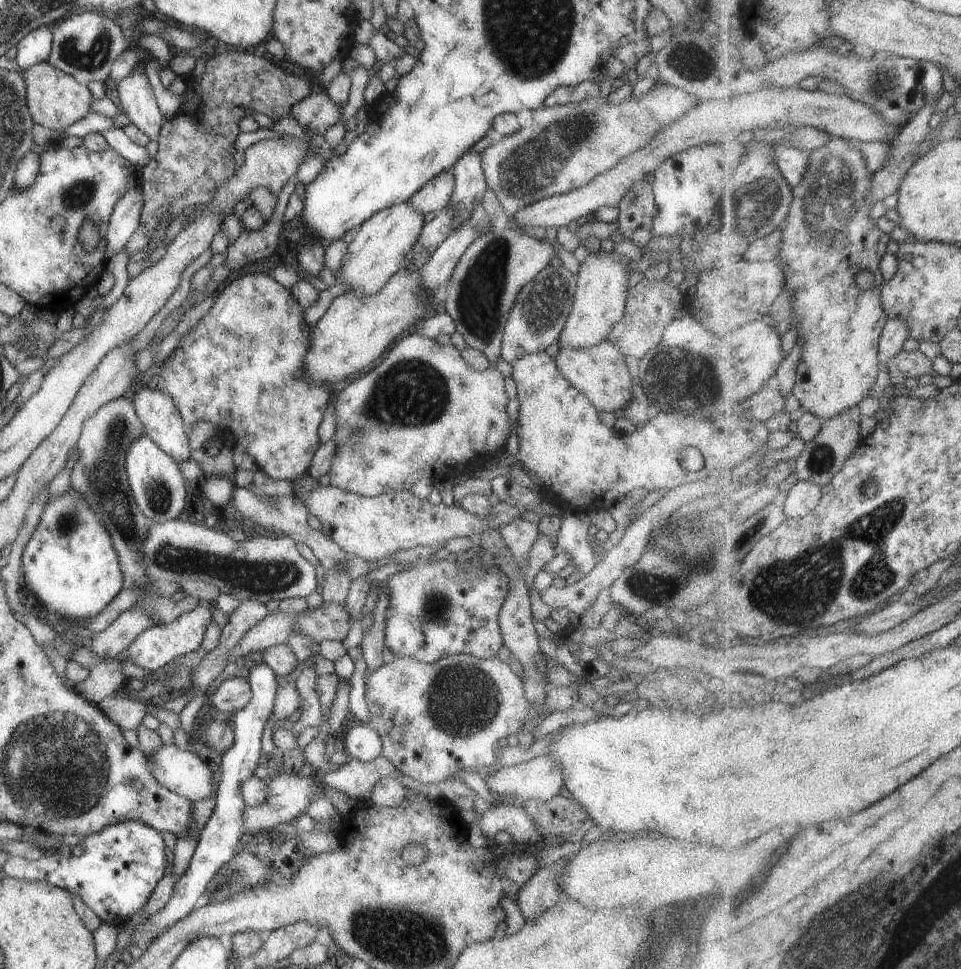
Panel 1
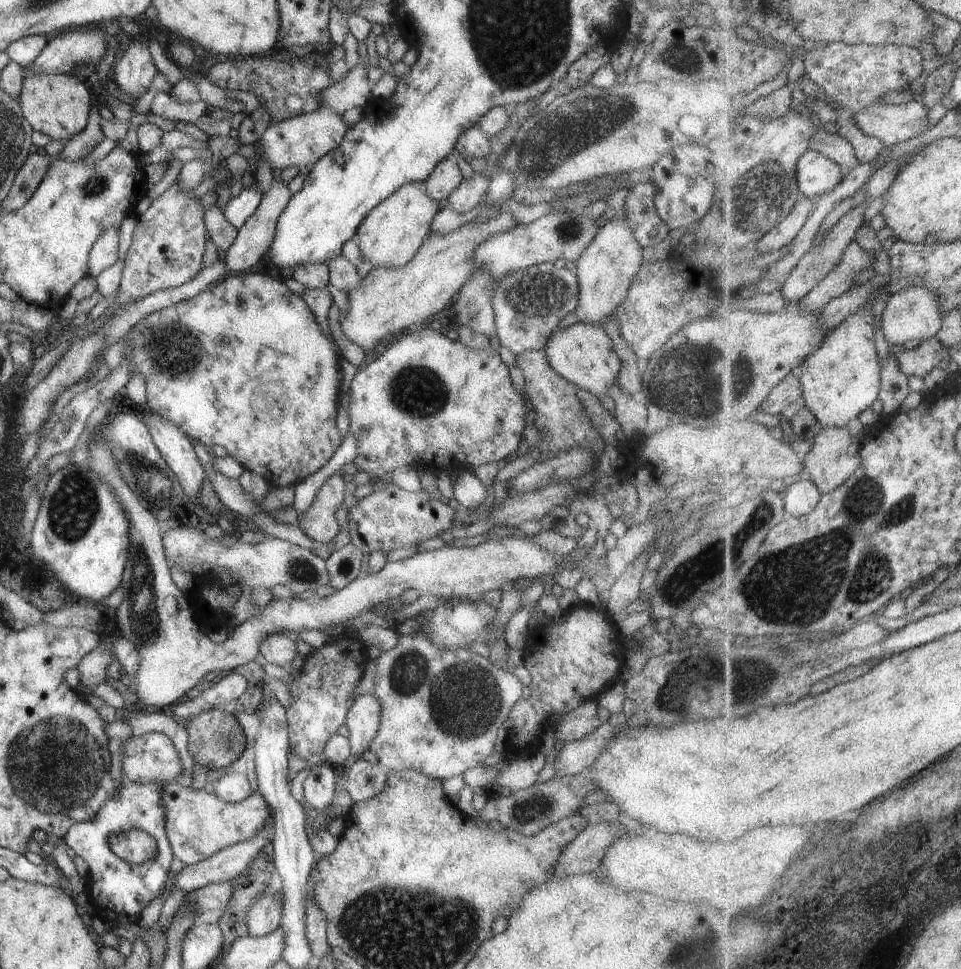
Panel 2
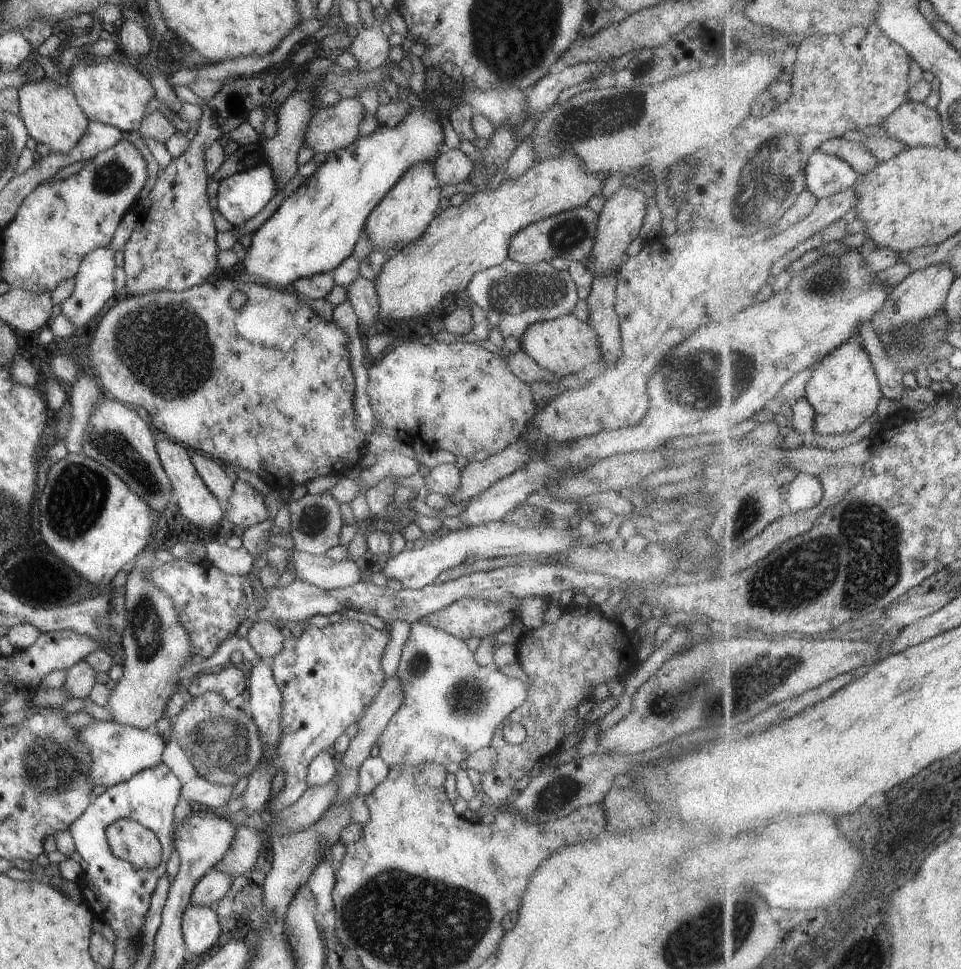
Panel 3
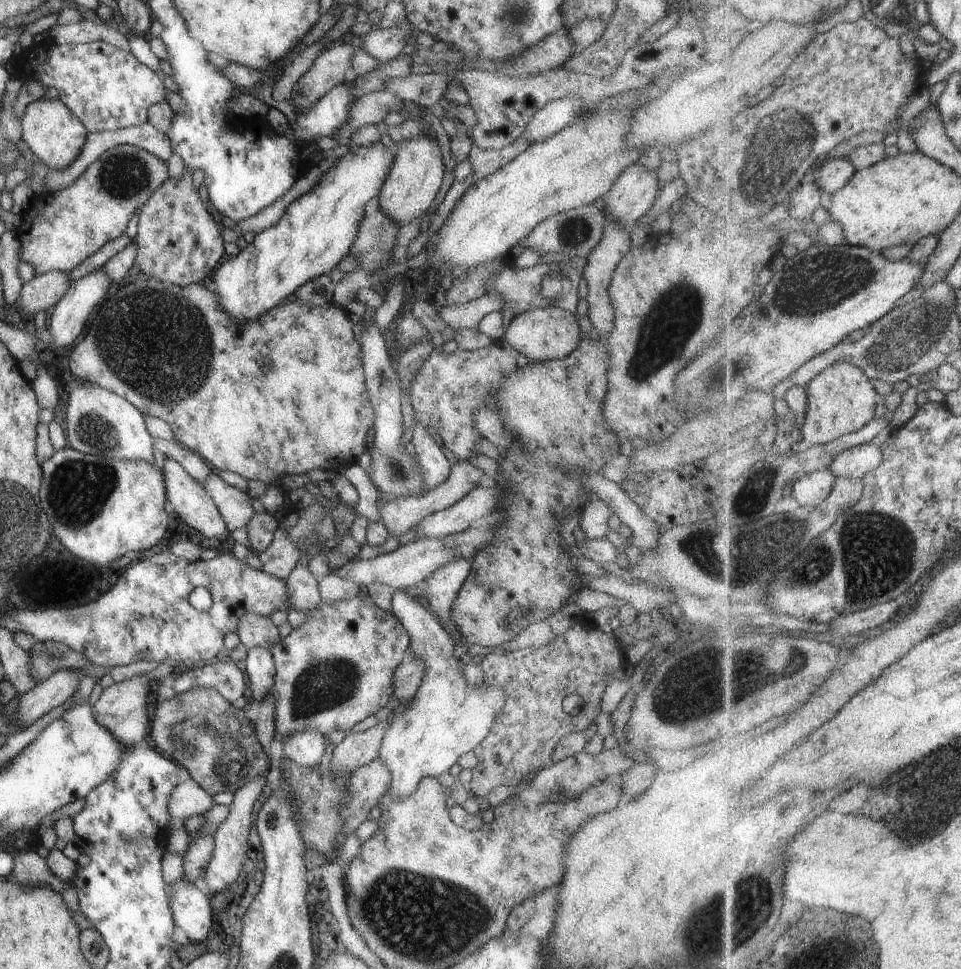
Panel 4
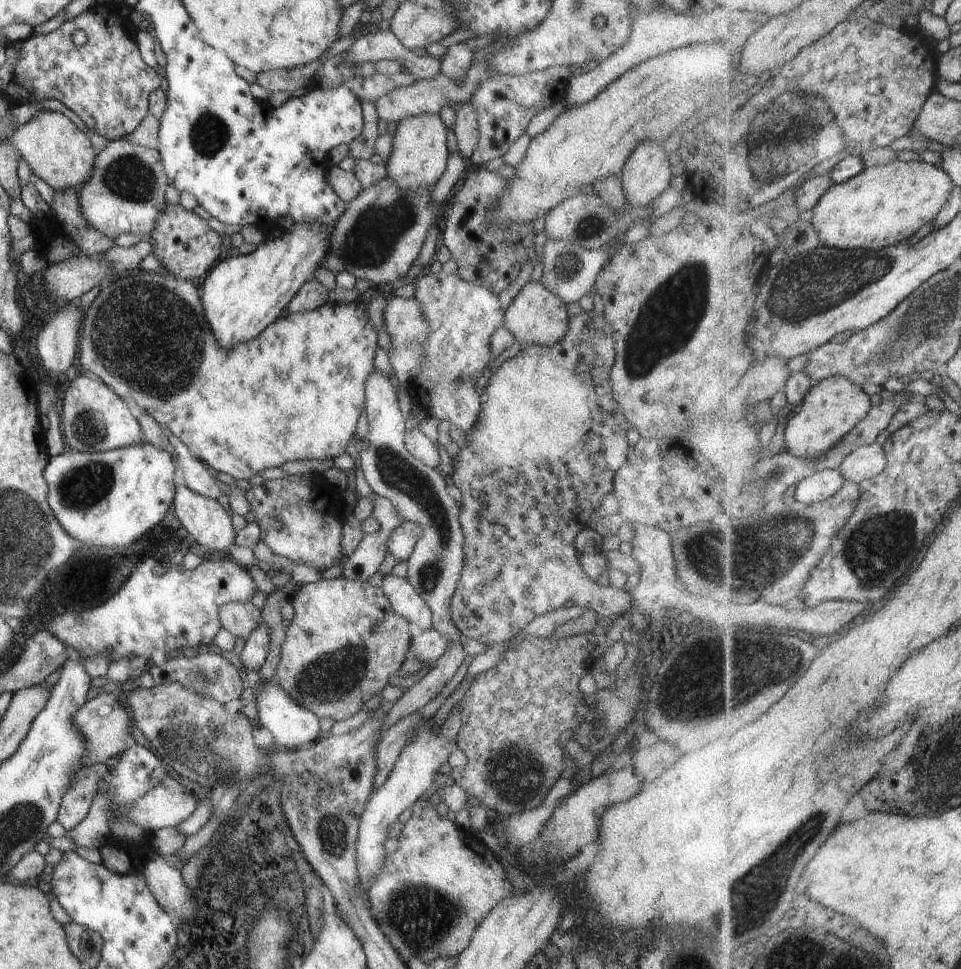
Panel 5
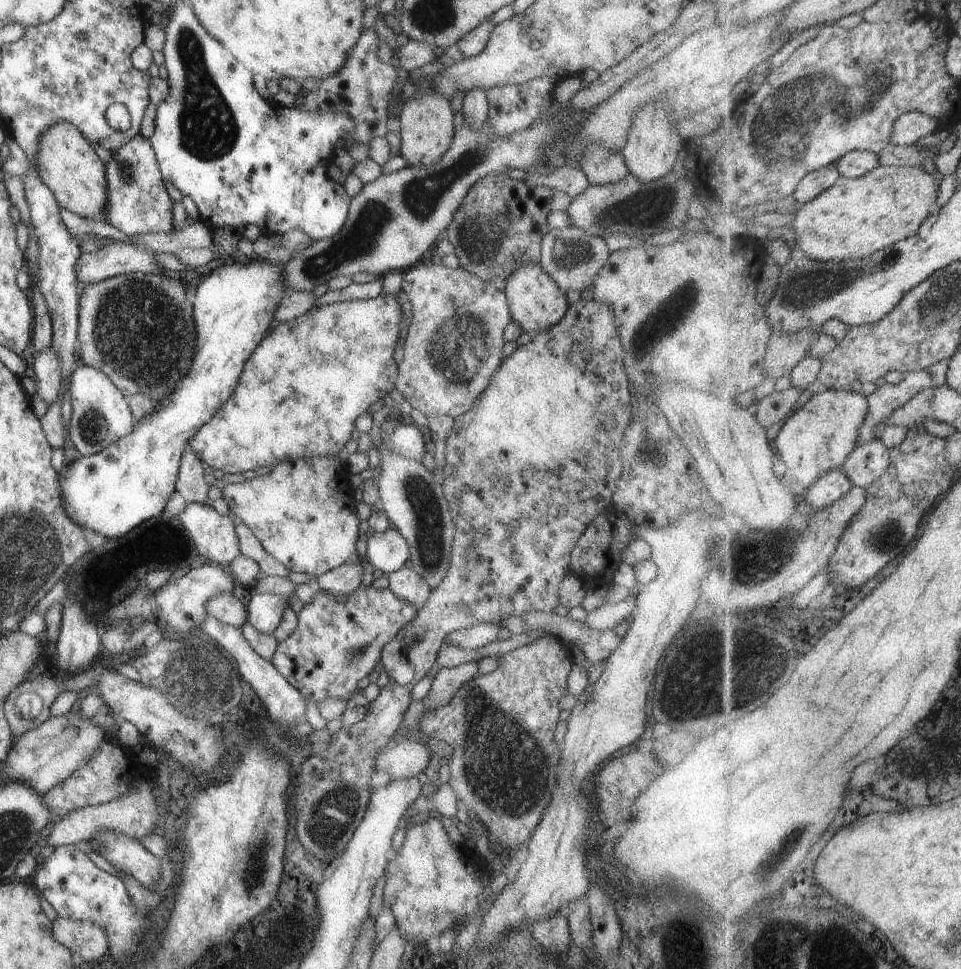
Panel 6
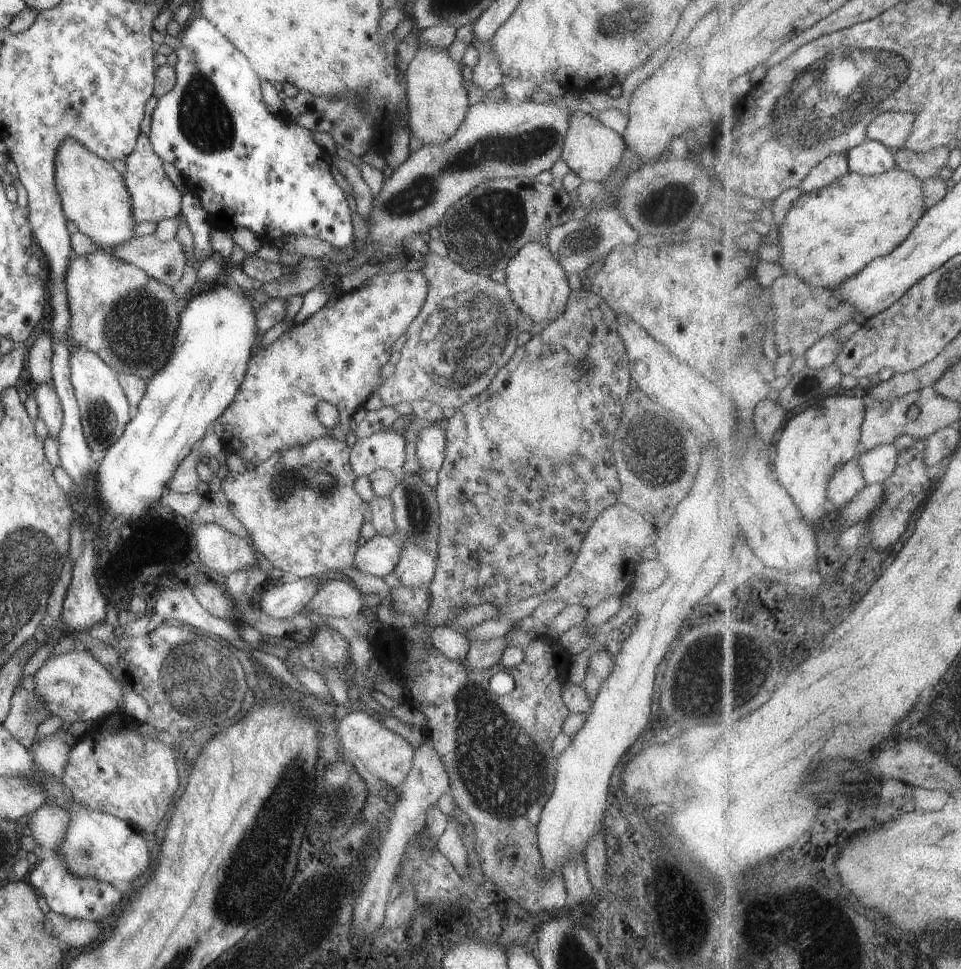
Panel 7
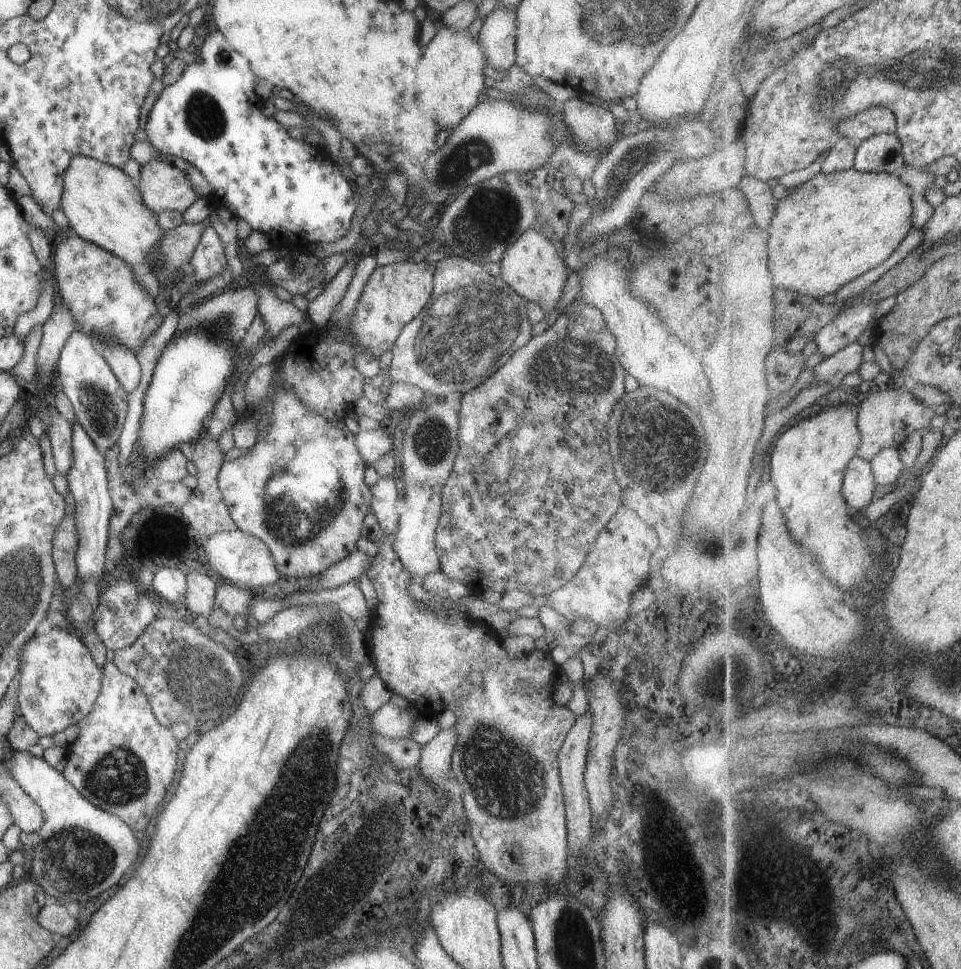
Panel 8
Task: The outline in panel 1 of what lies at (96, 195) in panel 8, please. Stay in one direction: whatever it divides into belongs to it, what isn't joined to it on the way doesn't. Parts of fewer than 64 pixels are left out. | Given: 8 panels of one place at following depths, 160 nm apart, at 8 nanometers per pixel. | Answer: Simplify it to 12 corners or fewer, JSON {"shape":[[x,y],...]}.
{"shape":[[47,61],[24,69],[34,123],[64,129],[88,113],[87,85]]}

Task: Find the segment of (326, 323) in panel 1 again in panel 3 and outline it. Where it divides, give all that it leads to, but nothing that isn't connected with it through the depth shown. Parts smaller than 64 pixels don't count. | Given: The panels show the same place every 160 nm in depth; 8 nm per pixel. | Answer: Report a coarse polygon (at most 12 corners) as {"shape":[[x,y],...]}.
{"shape":[[543,159],[430,220],[374,282],[378,320],[427,314],[527,223],[605,173]]}

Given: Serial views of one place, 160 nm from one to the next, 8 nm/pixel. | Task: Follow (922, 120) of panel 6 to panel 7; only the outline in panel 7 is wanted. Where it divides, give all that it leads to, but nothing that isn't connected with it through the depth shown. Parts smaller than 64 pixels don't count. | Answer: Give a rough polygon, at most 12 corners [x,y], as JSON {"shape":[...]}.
{"shape":[[885,112],[869,126],[869,138],[904,149],[913,132],[913,113]]}

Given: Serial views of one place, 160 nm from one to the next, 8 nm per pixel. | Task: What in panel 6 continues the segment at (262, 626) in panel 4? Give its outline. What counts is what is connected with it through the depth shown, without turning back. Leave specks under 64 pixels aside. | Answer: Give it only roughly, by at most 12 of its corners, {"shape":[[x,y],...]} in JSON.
{"shape":[[232,592],[212,596],[207,615],[233,628],[246,622],[245,606]]}

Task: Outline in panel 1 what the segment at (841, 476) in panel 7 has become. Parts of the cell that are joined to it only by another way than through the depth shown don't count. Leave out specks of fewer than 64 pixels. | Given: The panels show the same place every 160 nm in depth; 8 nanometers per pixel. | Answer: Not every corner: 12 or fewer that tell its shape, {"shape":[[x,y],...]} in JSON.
{"shape":[[809,481],[793,486],[783,505],[789,519],[819,506],[822,488]]}

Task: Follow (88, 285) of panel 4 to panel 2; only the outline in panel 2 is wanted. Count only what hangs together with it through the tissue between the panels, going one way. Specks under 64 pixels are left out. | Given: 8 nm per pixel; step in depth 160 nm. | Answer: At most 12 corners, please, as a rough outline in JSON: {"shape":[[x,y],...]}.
{"shape":[[119,230],[98,234],[88,254],[86,279],[118,259]]}

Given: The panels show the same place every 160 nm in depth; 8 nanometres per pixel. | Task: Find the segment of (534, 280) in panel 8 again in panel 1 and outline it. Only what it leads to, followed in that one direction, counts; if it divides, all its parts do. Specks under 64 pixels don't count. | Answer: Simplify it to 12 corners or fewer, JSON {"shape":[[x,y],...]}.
{"shape":[[608,340],[559,349],[559,374],[598,412],[631,400],[624,356]]}

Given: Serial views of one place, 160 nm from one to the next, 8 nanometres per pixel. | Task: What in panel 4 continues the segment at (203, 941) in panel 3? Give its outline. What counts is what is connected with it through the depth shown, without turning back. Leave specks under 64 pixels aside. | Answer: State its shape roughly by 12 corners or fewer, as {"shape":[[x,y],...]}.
{"shape":[[175,881],[167,889],[179,938],[205,940],[209,899],[200,886]]}

